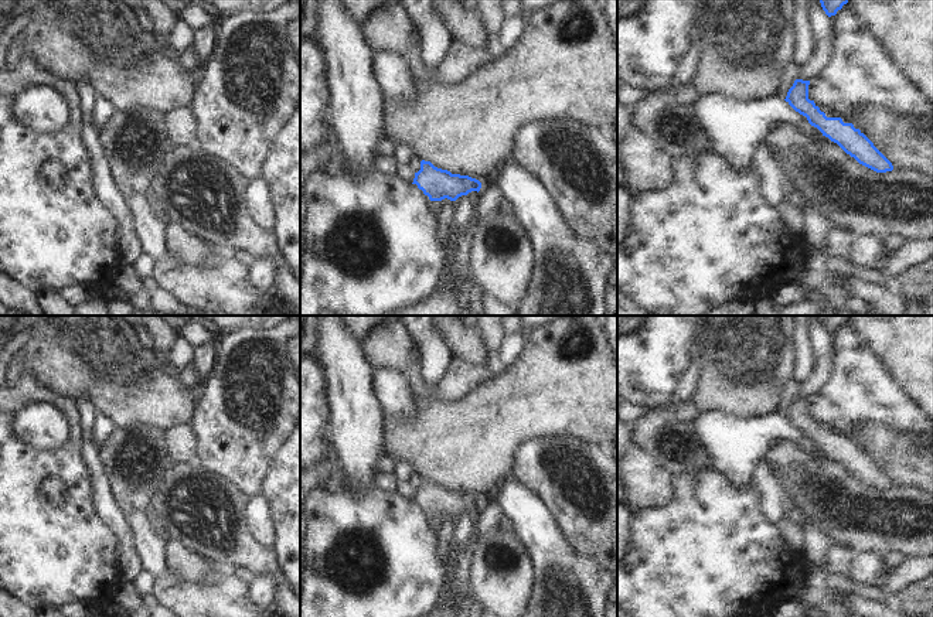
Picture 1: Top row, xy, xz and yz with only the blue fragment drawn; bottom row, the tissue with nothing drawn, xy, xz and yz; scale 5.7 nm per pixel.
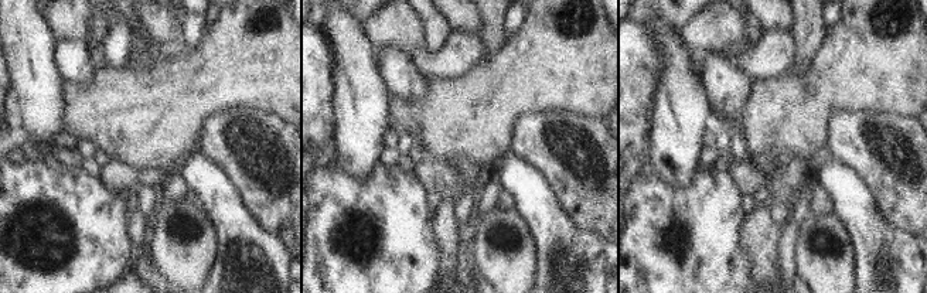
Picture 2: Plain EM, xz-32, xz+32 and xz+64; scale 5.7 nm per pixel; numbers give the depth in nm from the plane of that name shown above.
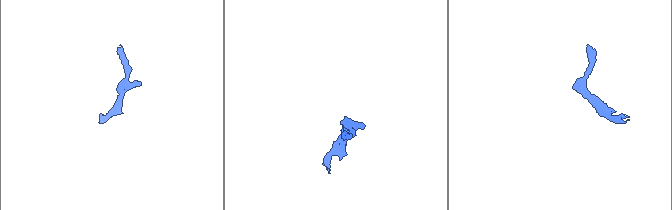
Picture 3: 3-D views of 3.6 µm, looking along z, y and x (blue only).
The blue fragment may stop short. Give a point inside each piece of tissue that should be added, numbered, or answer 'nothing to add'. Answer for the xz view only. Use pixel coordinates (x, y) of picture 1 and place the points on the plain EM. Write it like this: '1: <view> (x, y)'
nothing to add.

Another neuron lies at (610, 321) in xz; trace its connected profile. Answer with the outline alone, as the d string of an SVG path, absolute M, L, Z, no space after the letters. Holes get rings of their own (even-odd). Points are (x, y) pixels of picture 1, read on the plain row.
M605 316L603 331L607 338L607 344L617 358L617 316Z

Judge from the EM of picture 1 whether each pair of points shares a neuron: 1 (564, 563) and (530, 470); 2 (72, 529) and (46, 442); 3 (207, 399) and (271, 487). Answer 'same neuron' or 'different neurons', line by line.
1: different neurons
2: different neurons
3: different neurons

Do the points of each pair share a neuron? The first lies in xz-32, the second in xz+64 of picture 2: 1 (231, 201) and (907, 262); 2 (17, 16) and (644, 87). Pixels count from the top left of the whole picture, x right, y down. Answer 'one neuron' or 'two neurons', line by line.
1: one neuron
2: two neurons

